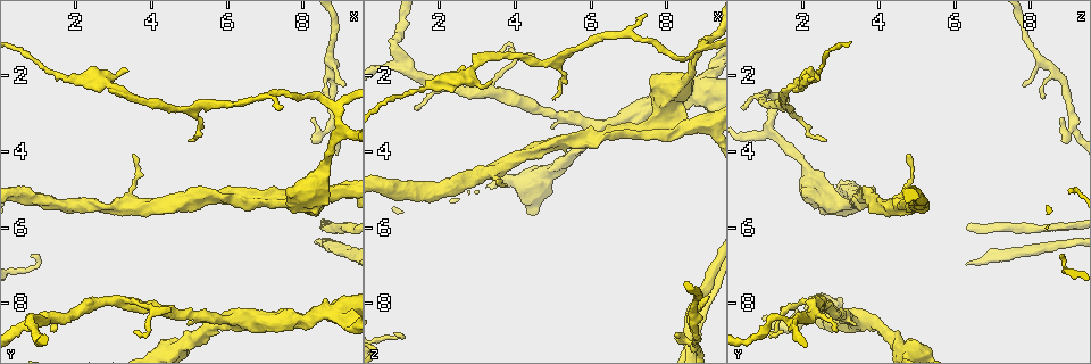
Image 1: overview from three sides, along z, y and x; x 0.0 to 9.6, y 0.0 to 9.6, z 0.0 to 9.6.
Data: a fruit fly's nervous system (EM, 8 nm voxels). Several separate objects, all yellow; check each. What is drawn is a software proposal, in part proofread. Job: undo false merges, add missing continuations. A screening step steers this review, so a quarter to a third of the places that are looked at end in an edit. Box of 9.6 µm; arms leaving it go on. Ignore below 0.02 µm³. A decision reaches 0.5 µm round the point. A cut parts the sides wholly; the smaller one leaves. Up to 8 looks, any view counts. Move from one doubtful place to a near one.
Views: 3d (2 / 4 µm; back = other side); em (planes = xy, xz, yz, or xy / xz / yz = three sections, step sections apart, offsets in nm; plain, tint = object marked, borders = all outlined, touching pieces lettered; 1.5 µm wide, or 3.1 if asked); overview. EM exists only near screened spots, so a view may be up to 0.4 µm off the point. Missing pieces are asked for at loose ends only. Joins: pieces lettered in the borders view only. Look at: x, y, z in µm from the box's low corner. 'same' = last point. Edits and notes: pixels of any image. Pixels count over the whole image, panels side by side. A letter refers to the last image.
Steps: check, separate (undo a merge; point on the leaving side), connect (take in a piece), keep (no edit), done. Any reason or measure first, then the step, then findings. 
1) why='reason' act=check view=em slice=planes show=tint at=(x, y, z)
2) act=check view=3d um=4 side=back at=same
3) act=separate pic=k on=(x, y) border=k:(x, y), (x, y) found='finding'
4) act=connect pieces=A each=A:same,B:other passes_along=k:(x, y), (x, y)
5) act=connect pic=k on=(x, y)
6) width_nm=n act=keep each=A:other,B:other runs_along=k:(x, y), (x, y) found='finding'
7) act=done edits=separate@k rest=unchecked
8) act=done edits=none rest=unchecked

why='tapers out' act=check view=em slice=planes show=borders at=(8.25, 3.15, 8.85)

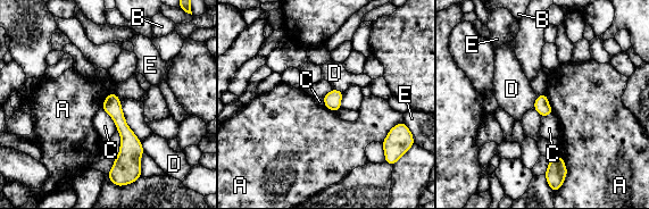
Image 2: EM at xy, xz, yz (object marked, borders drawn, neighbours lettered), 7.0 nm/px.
act=keep each=A:other,B:other,C:other,D:other,E:other border=2:(401, 122), (397, 123), (381, 142) found='no lettered piece goes on from it'

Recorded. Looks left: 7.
why='sharp bend' act=check view=em slice=planes show=borders at=(9.00, 3.35, 1.25)

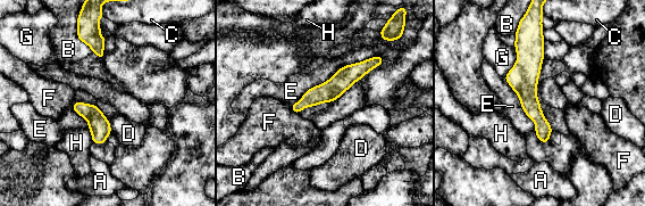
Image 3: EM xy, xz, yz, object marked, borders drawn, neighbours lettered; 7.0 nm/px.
width_nm=20 act=keep each=A:other,B:other,C:other,D:other,E:other,F:other,G:other,H:other runs_along=3:(538, 19), (529, 104), (545, 139) found='continuous, no second neuron'

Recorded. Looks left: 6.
why='branch point' act=check view=em slice=planes show=borders at=(1.15, 8.35, 1.80)

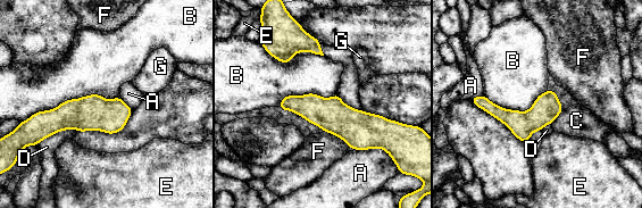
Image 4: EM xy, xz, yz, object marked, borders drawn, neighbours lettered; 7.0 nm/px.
act=keep each=A:other,B:other,C:other,D:other,E:other,F:other,G:other runs_along=4:(283, 102), (351, 125), (386, 125) found='all the same neuron'

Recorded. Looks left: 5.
act=done edits=none rest=unchecked

